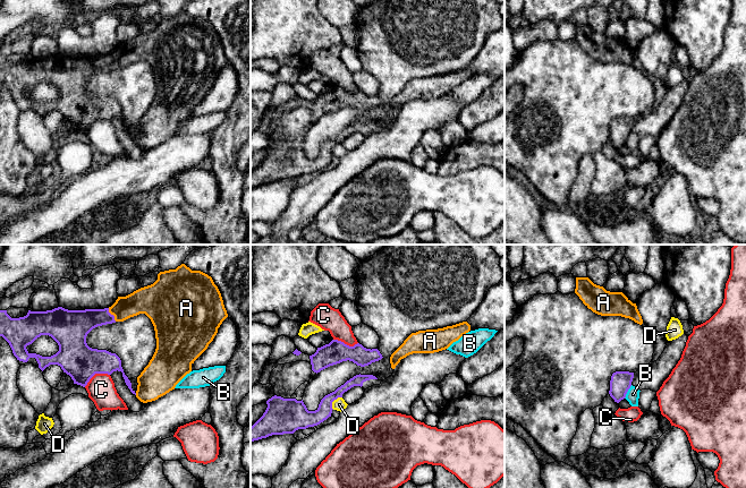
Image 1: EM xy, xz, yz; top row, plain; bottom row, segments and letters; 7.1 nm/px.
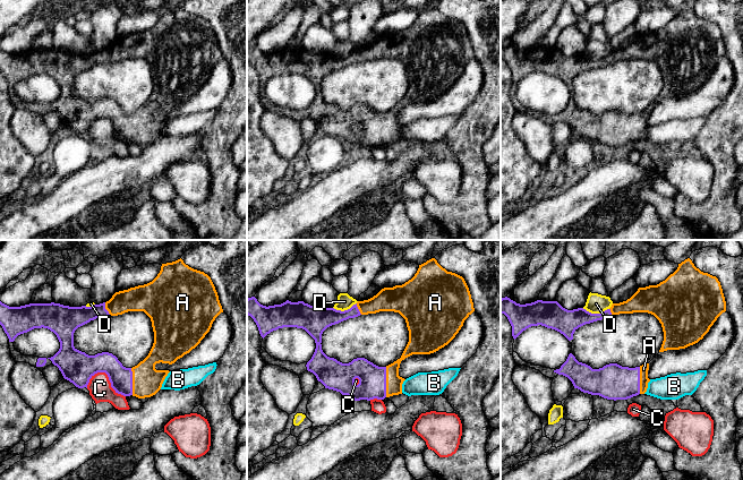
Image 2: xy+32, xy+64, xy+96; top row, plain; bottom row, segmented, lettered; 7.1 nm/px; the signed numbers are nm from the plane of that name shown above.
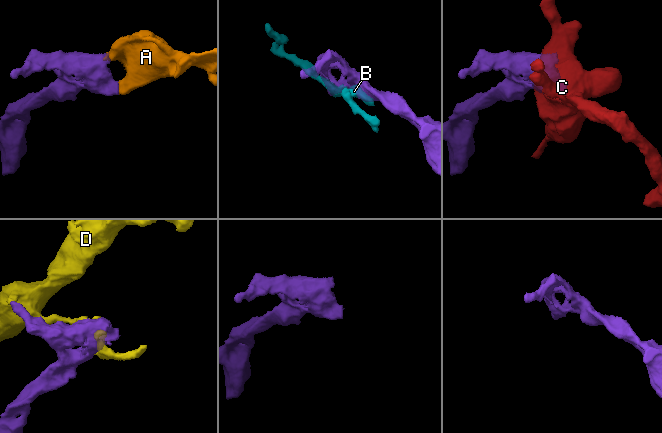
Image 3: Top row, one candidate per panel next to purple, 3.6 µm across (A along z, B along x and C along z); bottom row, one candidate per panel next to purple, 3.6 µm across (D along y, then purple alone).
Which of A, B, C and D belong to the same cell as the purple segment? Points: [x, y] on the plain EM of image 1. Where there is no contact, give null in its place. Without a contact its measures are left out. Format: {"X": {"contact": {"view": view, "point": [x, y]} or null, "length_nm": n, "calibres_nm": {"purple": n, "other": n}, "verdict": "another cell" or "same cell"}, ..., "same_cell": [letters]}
{"A": {"contact": {"view": "xy", "point": [112, 61]}, "length_nm": 110, "calibres_nm": {"purple": 190, "other": 190}, "verdict": "same cell"}, "B": {"contact": {"view": "yz", "point": [627, 137]}, "length_nm": 110, "calibres_nm": {"purple": 150, "other": 90}, "verdict": "another cell"}, "C": {"contact": {"view": "xy", "point": [95, 119]}, "length_nm": 200, "calibres_nm": {"purple": 240, "other": 200}, "verdict": "another cell"}, "D": {"contact": {"view": "xz", "point": [333, 146]}, "length_nm": 120, "calibres_nm": {"purple": 130, "other": 90}, "verdict": "another cell"}, "same_cell": ["A"]}

